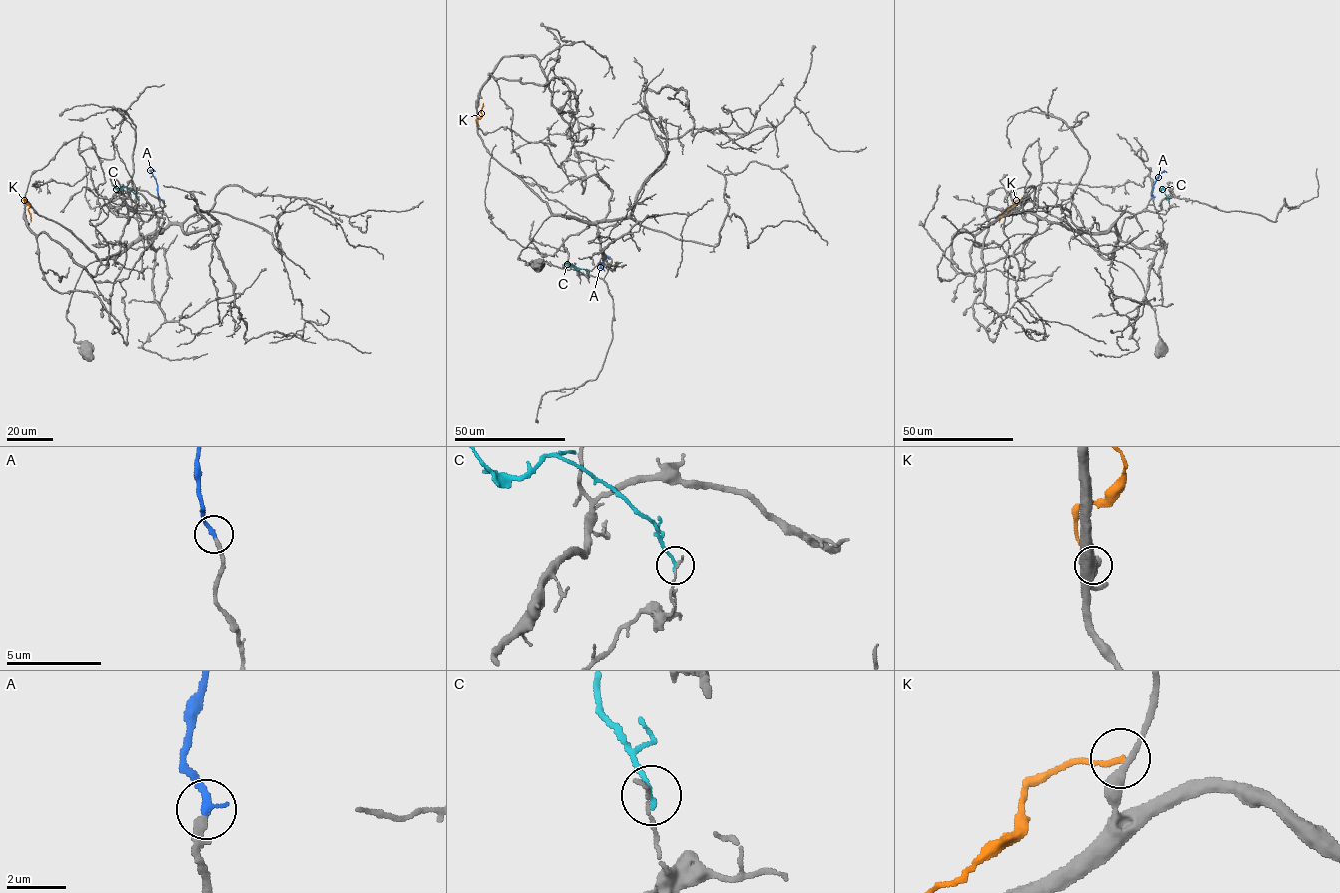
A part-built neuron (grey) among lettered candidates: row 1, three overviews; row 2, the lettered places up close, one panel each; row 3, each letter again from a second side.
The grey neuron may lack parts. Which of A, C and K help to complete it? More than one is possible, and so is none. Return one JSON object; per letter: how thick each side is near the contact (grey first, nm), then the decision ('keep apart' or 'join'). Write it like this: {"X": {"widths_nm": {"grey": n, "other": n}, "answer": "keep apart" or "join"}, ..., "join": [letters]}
{"A": {"widths_nm": {"grey": 240, "other": 260}, "answer": "join"}, "C": {"widths_nm": {"grey": 130, "other": 160}, "answer": "keep apart"}, "K": {"widths_nm": {"grey": 280, "other": 180}, "answer": "keep apart"}, "join": ["A"]}

